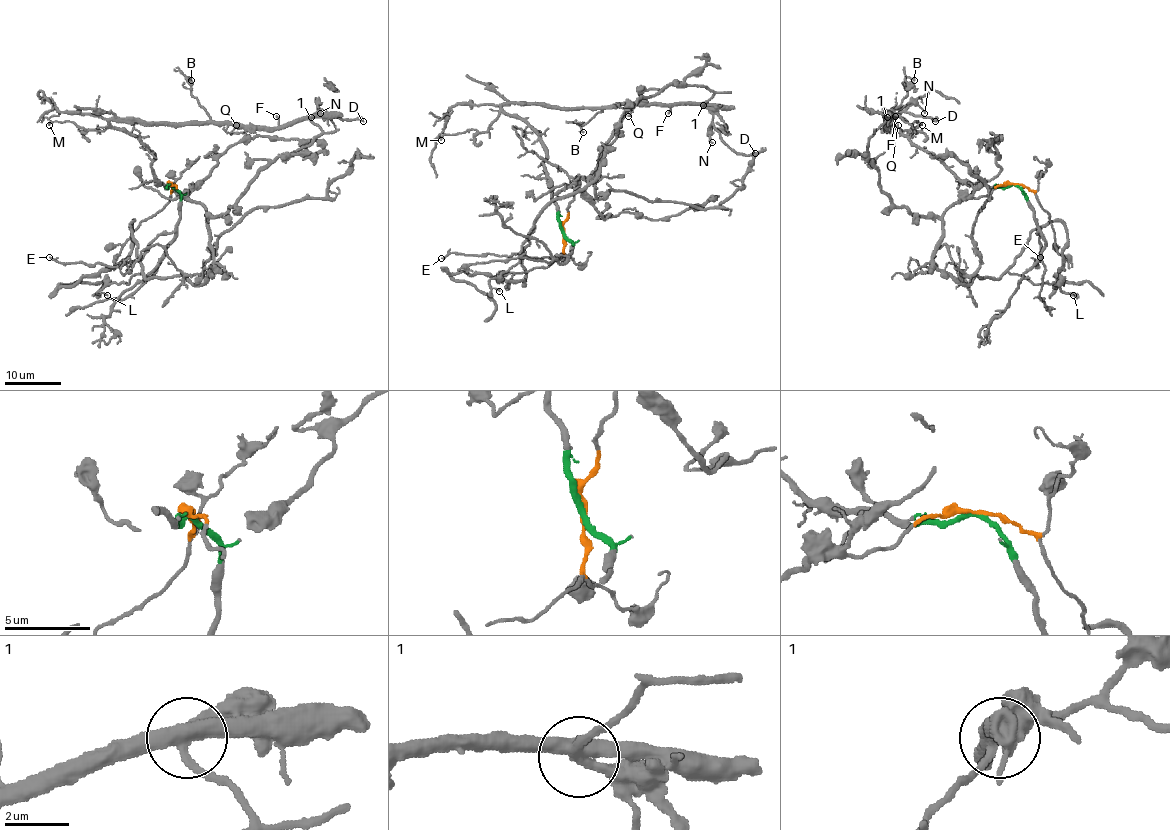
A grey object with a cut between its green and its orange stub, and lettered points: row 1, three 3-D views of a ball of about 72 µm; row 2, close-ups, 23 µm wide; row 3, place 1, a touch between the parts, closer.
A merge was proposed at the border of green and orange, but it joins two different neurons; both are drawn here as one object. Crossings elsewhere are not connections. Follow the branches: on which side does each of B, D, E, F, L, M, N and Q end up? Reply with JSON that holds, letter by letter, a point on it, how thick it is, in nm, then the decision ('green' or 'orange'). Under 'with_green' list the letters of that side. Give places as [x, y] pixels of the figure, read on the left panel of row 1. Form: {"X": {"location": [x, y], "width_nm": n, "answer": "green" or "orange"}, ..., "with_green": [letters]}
{"B": {"location": [191, 80], "width_nm": 160, "answer": "green"}, "D": {"location": [363, 121], "width_nm": 320, "answer": "orange"}, "E": {"location": [49, 257], "width_nm": 140, "answer": "green"}, "F": {"location": [276, 116], "width_nm": 110, "answer": "green"}, "L": {"location": [107, 295], "width_nm": 110, "answer": "orange"}, "M": {"location": [49, 125], "width_nm": 130, "answer": "green"}, "N": {"location": [320, 113], "width_nm": 120, "answer": "orange"}, "Q": {"location": [236, 125], "width_nm": 130, "answer": "green"}, "with_green": ["B", "E", "F", "M", "Q"]}

